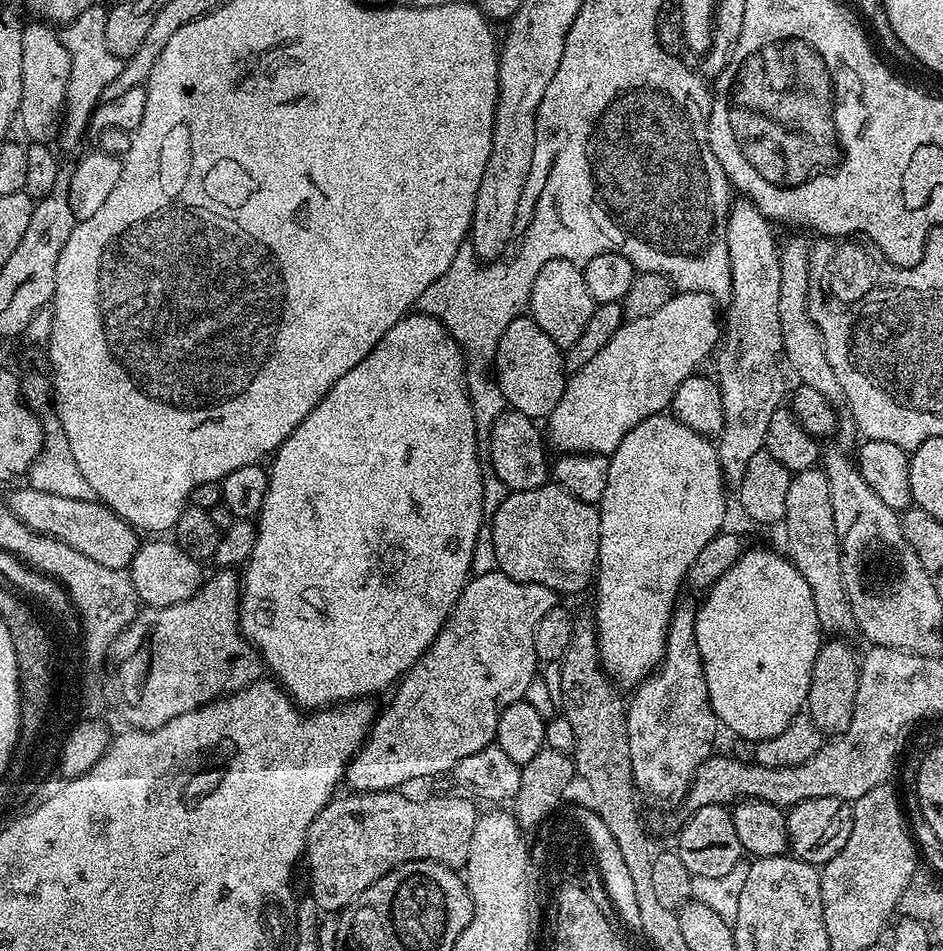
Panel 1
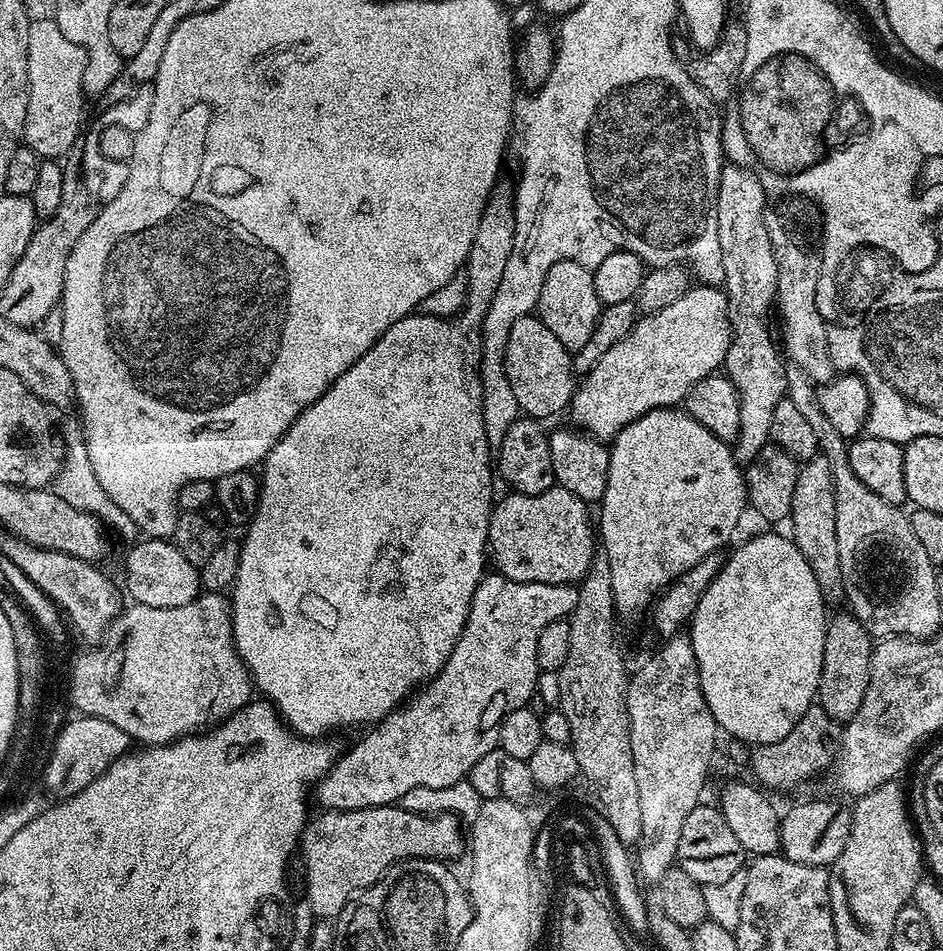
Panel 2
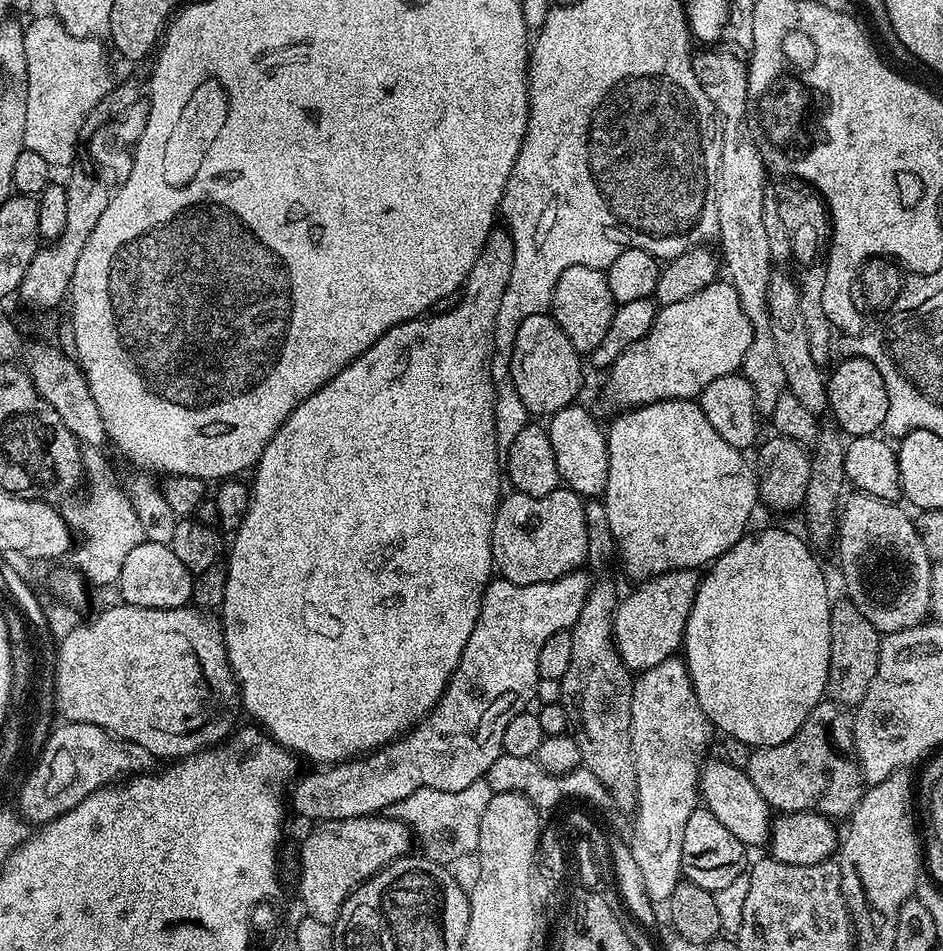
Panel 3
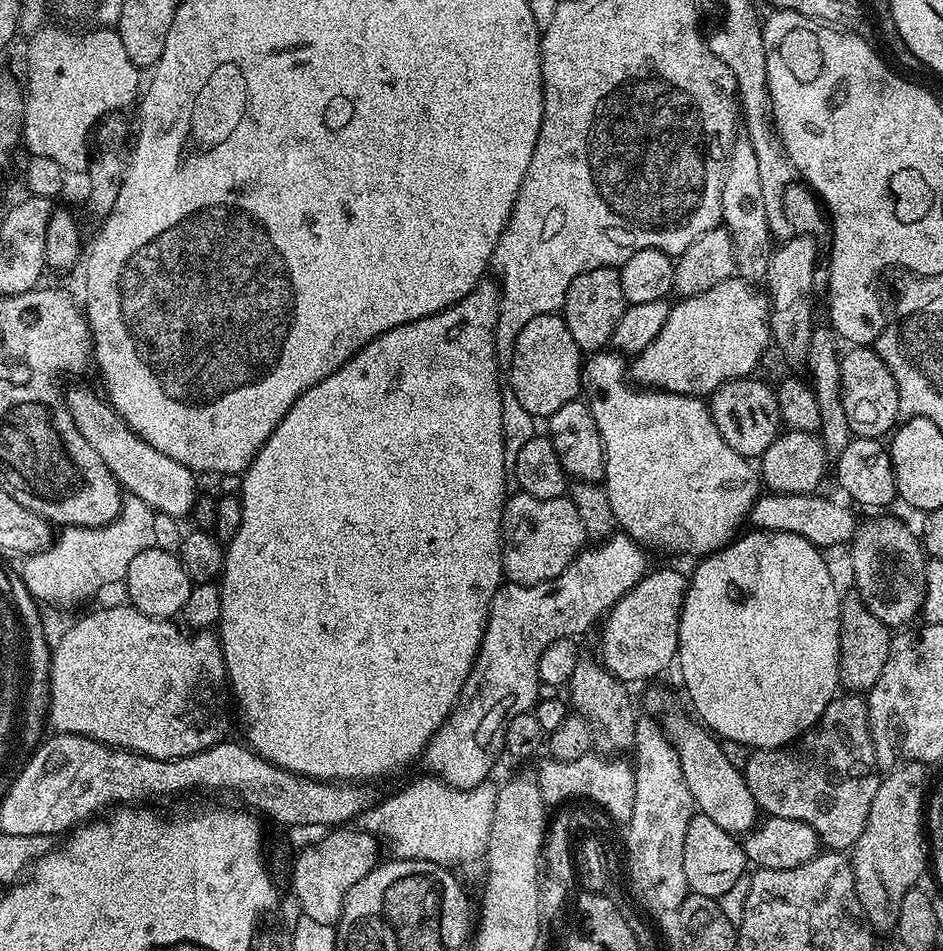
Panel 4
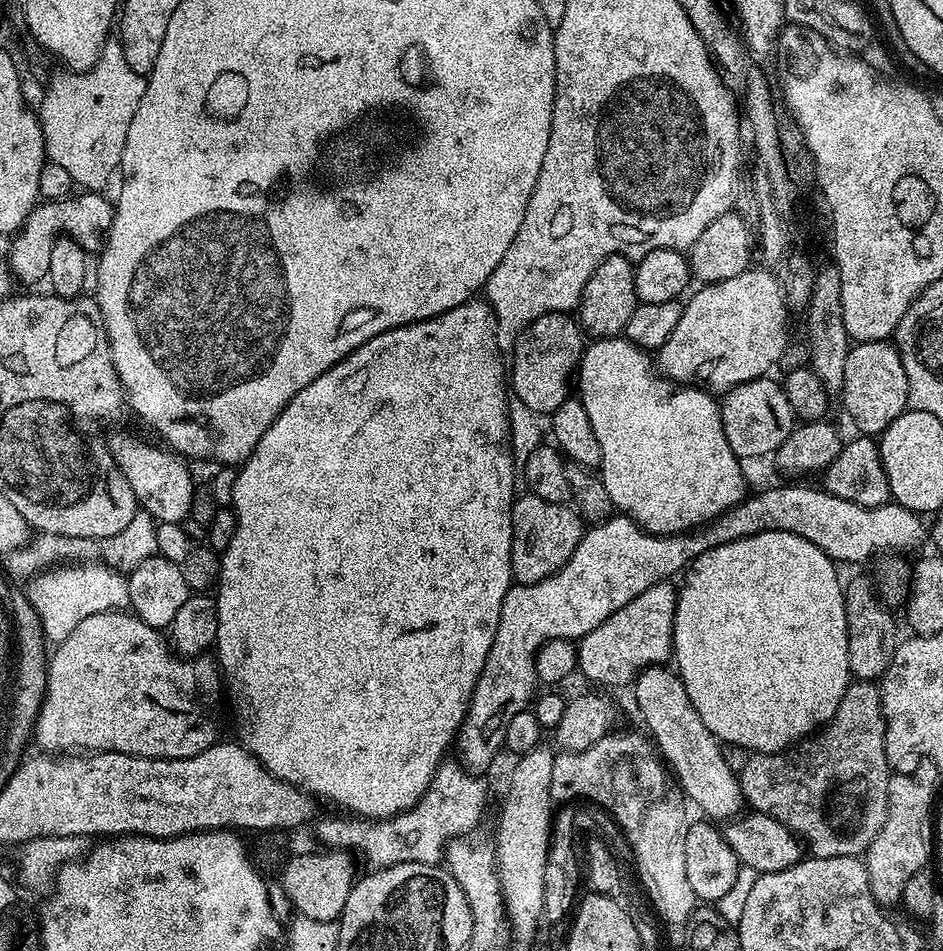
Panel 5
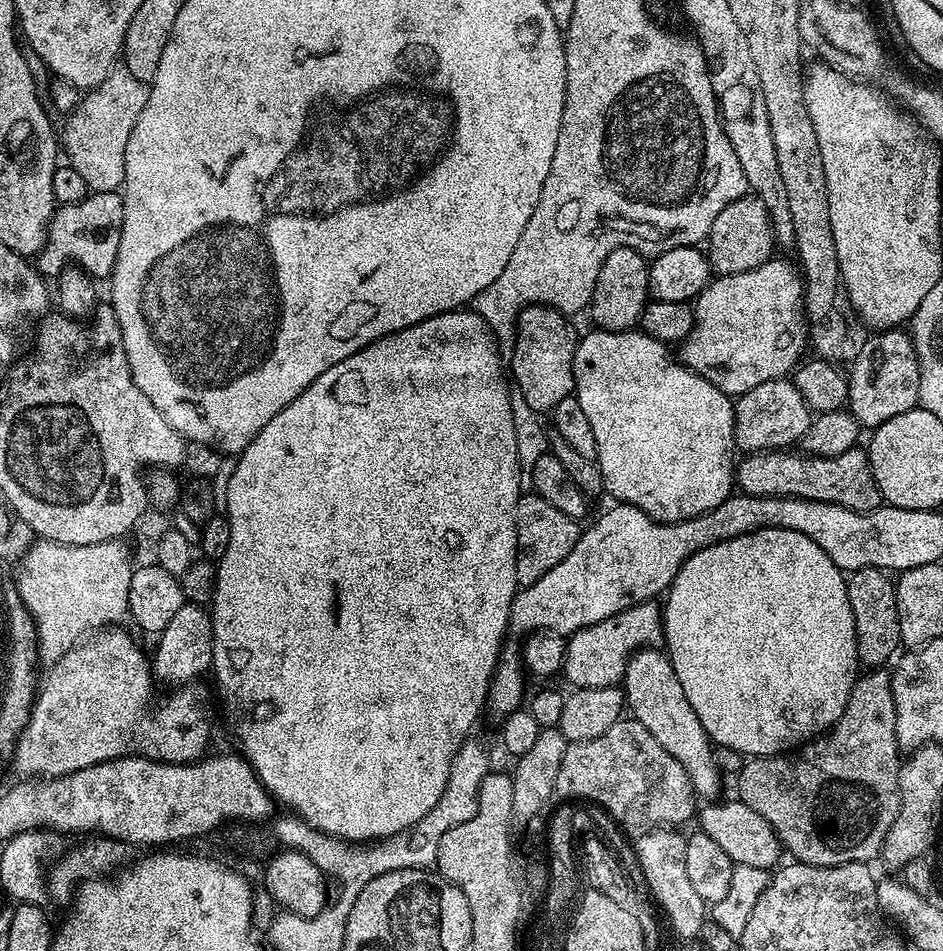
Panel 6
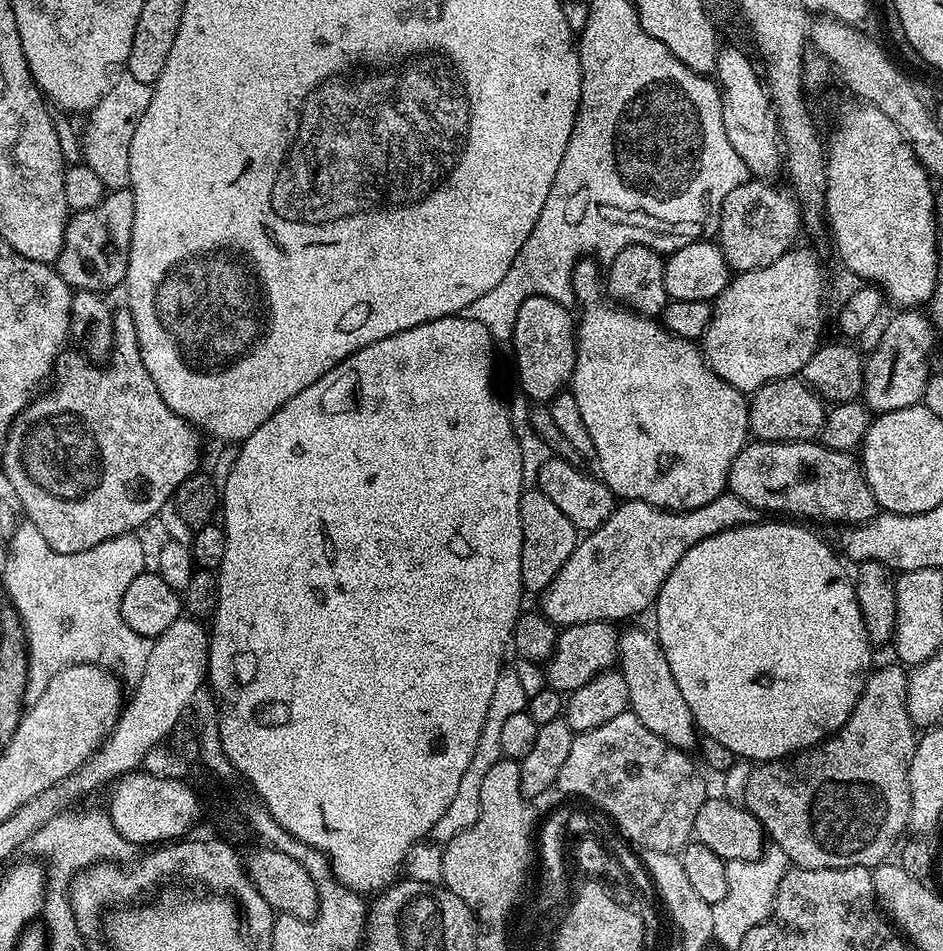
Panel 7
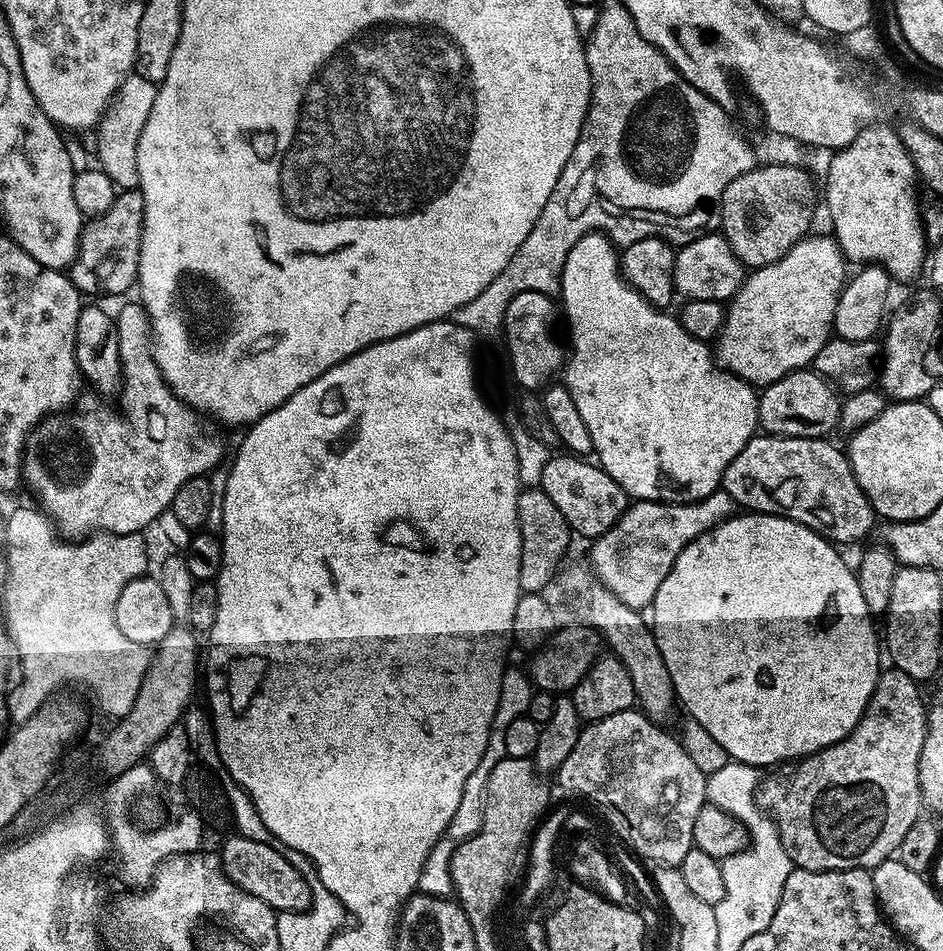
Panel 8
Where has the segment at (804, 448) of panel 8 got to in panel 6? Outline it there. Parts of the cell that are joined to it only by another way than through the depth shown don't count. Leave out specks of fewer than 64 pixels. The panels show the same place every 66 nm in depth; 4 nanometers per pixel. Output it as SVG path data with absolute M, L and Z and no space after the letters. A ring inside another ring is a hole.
M863 447L851 448L846 450L846 454L837 456L814 456L800 450L773 450L748 454L743 459L748 468L737 467L734 480L745 496L797 496L846 506L855 512L872 512L881 507L880 491Z

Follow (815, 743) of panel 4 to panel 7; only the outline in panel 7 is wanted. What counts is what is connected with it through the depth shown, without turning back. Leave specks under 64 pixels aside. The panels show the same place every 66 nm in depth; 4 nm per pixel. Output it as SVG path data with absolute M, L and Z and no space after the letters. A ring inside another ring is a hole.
M891 663L881 668L879 665L869 675L850 718L846 718L844 725L828 739L783 760L757 763L749 771L742 803L754 814L754 818L758 818L767 839L780 848L782 854L786 854L789 865L810 870L850 866L873 869L877 864L885 863L891 852L893 855L894 849L909 831L912 799L908 775L918 728L908 717L906 707L908 672L899 663Z

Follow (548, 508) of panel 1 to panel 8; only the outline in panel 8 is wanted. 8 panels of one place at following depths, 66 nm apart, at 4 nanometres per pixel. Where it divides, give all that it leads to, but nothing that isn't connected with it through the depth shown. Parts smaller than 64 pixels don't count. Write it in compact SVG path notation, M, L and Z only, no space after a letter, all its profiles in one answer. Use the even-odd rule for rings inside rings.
M538 486L523 489L518 498L518 526L522 538L522 562L518 570L521 593L545 591L544 587L552 580L560 559L568 552L568 543L574 540L574 533L568 527L562 510L550 502L548 495Z

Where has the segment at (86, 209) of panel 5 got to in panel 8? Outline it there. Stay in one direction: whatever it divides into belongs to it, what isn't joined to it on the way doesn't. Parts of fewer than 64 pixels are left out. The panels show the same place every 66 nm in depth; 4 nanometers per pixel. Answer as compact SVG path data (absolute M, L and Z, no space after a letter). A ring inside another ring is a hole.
M124 190L119 193L114 202L114 206L110 206L110 210L106 210L104 216L93 216L87 221L80 235L80 253L77 254L76 260L70 269L70 279L74 287L82 294L90 295L89 297L96 298L96 295L101 292L104 296L120 296L128 287L133 287L136 284L136 275L138 274L138 258L140 257L140 247L142 246L142 226L144 225L144 196L139 190Z

